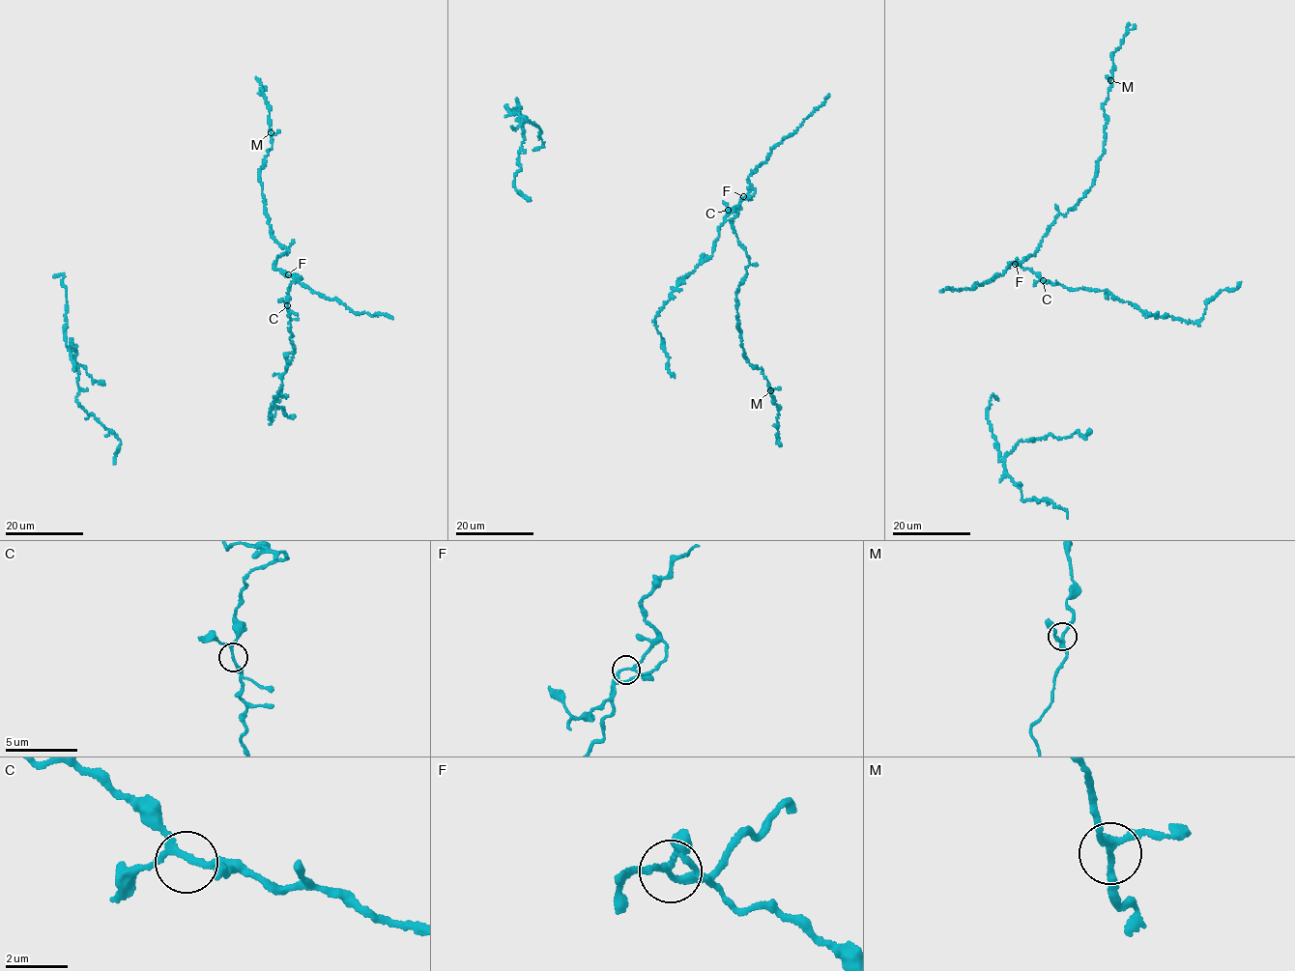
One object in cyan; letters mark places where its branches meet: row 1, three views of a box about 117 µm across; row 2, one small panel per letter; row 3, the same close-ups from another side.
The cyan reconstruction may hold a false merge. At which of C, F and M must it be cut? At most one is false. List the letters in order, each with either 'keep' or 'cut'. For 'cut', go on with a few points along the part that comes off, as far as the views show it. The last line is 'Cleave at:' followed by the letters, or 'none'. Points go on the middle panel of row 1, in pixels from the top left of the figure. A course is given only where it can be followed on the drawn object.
C: keep
F: keep
M: keep
Cleave at: none

